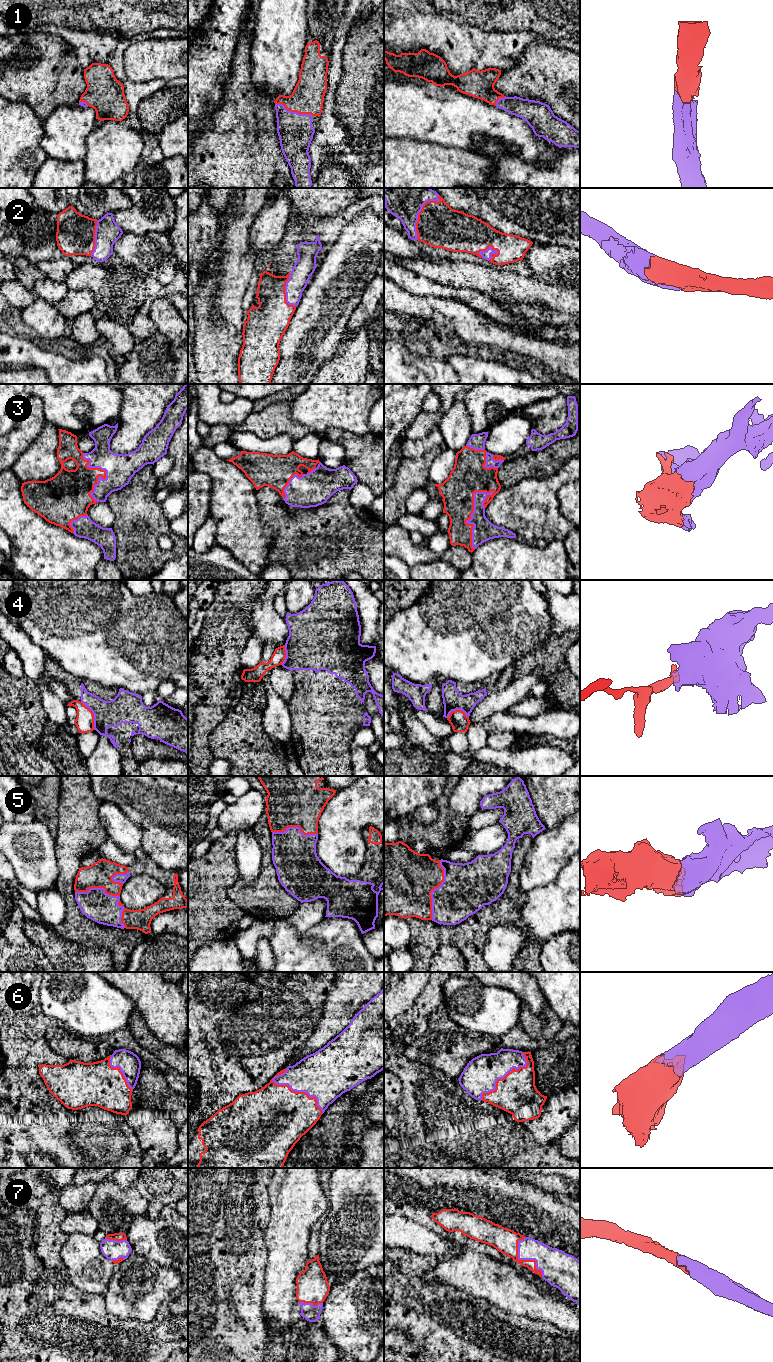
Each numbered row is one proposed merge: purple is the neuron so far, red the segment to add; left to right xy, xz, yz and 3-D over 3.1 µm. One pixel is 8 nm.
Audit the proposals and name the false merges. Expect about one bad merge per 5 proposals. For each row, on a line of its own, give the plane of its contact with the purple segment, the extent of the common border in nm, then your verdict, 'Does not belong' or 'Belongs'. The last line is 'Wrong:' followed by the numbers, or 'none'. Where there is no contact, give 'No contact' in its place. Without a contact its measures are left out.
1: Touches purple in xz. Shared border 320 nm. Belongs
2: Touches purple in yz. Shared border 400 nm. Belongs
3: Touches purple in yz. Shared border 500 nm. Belongs
4: Touches purple in xy. Shared border 260 nm. Does not belong
5: Touches purple in yz. Shared border 480 nm. Belongs
6: Touches purple in xz. Shared border 500 nm. Belongs
7: Touches purple in yz. Shared border 360 nm. Belongs
Wrong: 4

